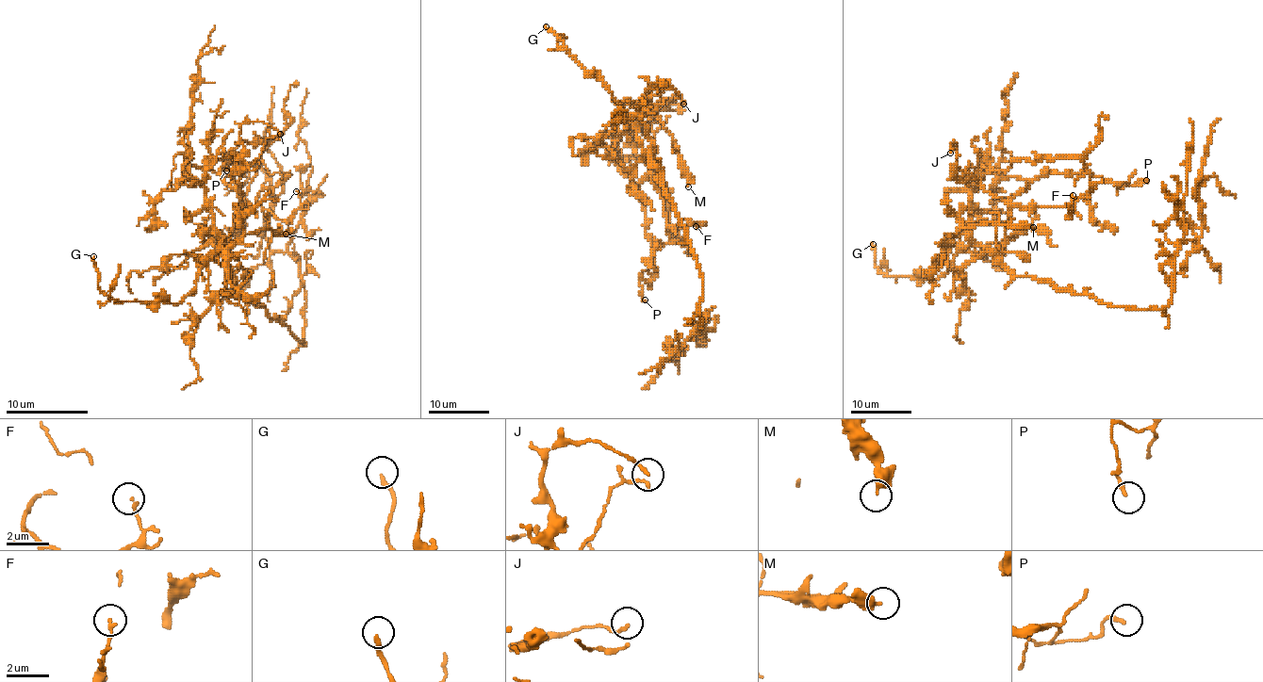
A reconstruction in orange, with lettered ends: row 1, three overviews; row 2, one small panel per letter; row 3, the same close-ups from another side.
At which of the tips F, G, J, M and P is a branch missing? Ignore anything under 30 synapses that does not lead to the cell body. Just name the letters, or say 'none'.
G

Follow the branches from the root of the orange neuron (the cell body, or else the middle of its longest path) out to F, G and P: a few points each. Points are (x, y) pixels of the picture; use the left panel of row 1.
F: (257, 305), (231, 279), (226, 238), (233, 213), (257, 203), (286, 219), (301, 205), (296, 191)
G: (257, 305), (238, 293), (231, 270), (217, 260), (206, 263), (177, 303), (114, 301), (98, 284), (93, 256)
P: (257, 305), (231, 279), (226, 238), (238, 197), (221, 174), (222, 162), (241, 172), (221, 179), (226, 170)

